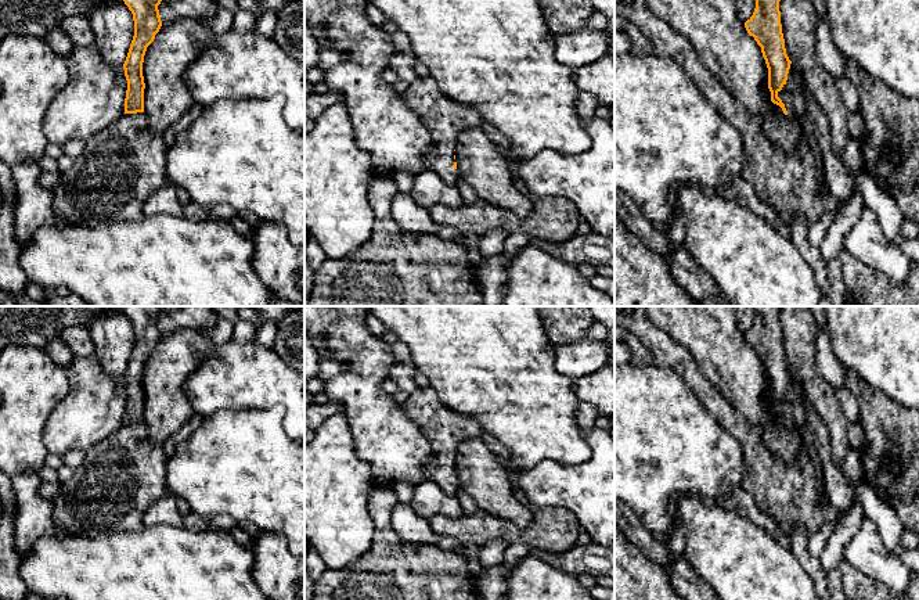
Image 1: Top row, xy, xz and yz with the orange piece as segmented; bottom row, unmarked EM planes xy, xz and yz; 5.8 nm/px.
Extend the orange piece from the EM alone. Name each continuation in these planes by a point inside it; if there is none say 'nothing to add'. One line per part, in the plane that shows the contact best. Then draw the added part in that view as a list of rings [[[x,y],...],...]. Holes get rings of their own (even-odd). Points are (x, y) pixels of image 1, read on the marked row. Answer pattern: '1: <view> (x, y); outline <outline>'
1: yz (790, 183); outline [[[615,0],[615,15],[627,19],[638,28],[649,40],[652,54],[673,58],[695,83],[703,97],[707,98],[717,108],[718,114],[740,134],[745,155],[740,177],[754,187],[760,200],[768,204],[788,227],[792,226],[797,215],[801,215],[808,224],[815,223],[829,212],[833,212],[836,216],[840,215],[843,209],[840,200],[829,191],[822,191],[824,179],[810,148],[803,122],[792,104],[790,91],[786,85],[778,91],[778,97],[785,104],[788,116],[797,122],[801,129],[799,147],[794,152],[783,152],[765,136],[761,127],[761,119],[750,114],[736,101],[735,96],[720,79],[700,62],[692,43],[657,17],[646,0]]]

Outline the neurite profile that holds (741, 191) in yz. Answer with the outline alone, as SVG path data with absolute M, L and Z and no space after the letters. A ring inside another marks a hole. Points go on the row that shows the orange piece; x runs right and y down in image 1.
M740 176L734 177L729 184L717 186L716 194L761 216L767 223L772 224L779 234L789 238L792 237L790 227L781 220L778 213L768 204L760 200L754 187Z

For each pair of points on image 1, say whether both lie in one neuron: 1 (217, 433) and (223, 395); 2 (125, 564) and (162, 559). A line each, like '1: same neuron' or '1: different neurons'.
1: different neurons
2: same neuron

